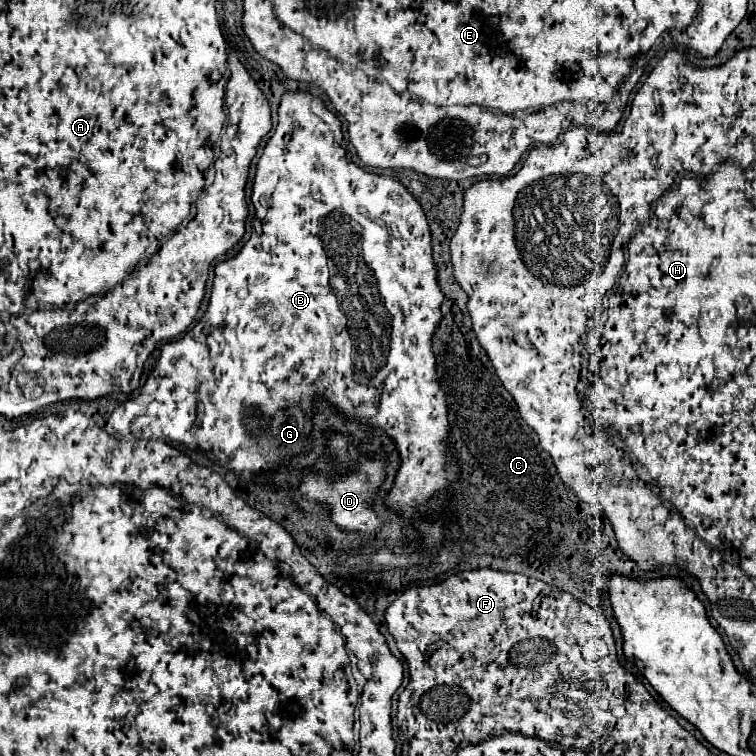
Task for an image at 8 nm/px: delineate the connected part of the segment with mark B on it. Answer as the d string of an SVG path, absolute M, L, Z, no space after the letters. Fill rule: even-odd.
M306 92L282 96L277 128L257 164L251 201L256 217L262 221L262 234L252 234L234 258L216 264L212 302L202 320L180 340L160 348L154 374L146 378L136 398L112 412L112 428L122 436L146 430L206 454L222 452L230 460L224 466L236 470L244 482L250 482L262 472L276 468L268 466L268 458L260 456L258 446L246 436L244 410L252 404L260 406L268 420L278 410L292 406L302 406L306 414L312 414L312 398L322 394L344 416L370 422L394 438L402 464L386 504L412 518L426 502L426 488L440 490L458 478L452 456L444 452L448 410L442 388L436 382L432 354L432 332L442 318L440 304L444 296L436 282L430 230L420 204L398 180L356 166L344 148L340 120L320 98L312 98ZM264 194L270 196L268 208L259 205ZM326 248L336 248L336 294L330 284L332 272Z

